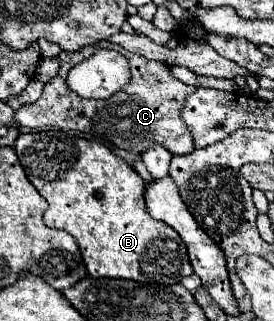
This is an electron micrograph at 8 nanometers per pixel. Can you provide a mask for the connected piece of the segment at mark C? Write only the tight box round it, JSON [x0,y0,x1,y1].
[16,41,196,155]

